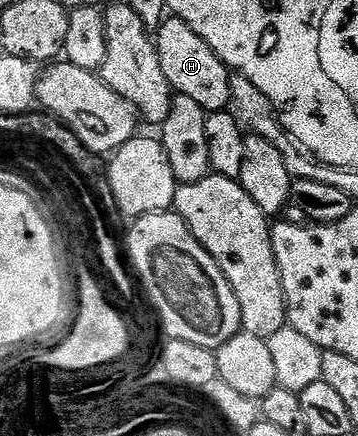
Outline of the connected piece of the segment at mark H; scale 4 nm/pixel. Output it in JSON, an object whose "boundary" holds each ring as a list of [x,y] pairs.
{"boundary":[[[170,17],[156,31],[156,46],[160,57],[160,69],[164,69],[164,77],[168,77],[170,86],[184,97],[192,97],[207,111],[225,111],[231,106],[229,67],[216,57],[216,53],[193,31],[183,19]]]}

